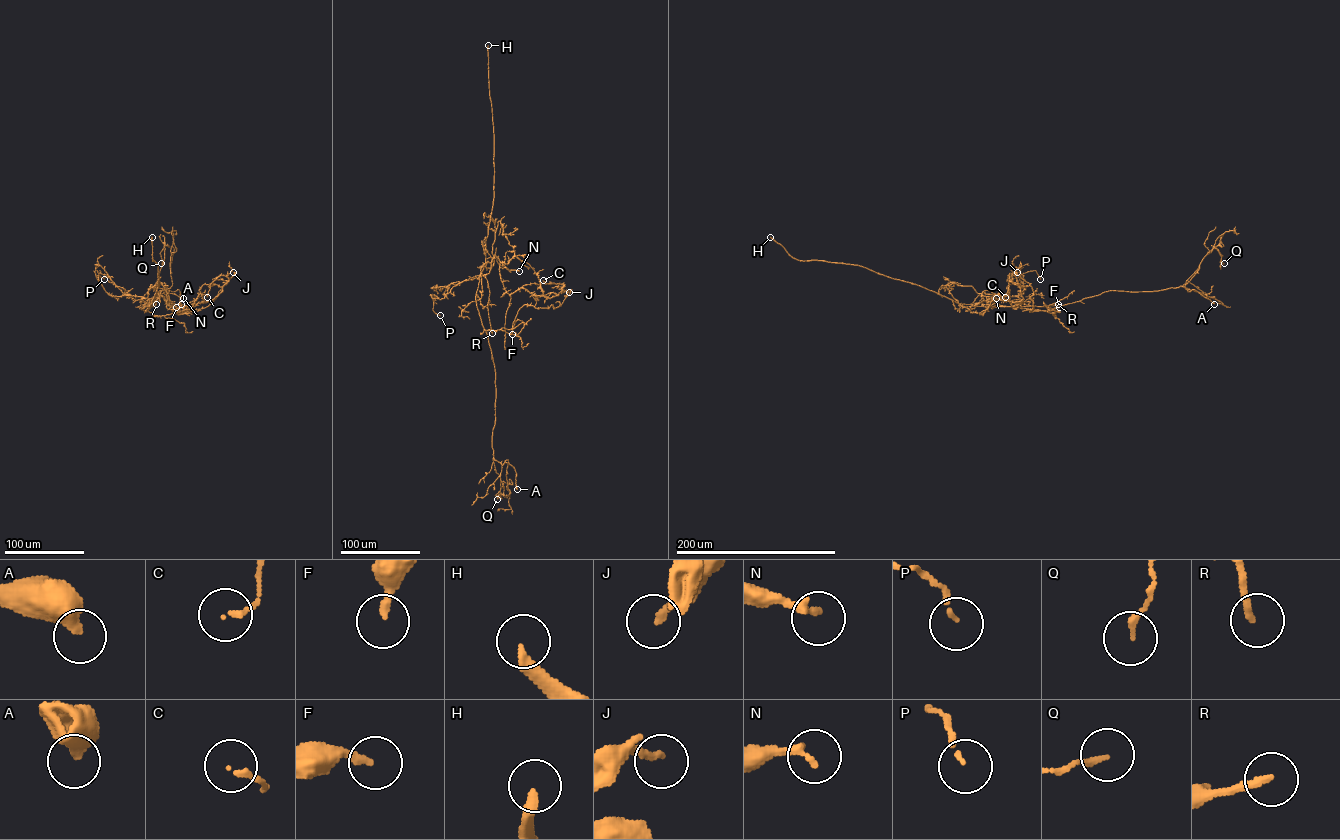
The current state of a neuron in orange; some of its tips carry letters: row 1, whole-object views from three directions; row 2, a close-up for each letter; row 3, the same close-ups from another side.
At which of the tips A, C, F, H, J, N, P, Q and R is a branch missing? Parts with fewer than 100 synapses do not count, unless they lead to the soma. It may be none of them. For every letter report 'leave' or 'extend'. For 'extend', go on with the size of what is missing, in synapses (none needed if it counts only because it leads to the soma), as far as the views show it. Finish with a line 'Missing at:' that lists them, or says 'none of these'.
A: leave
C: leave
F: leave
H: extend | 700 syn
J: leave
N: leave
P: leave
Q: leave
R: leave
Missing at: H

